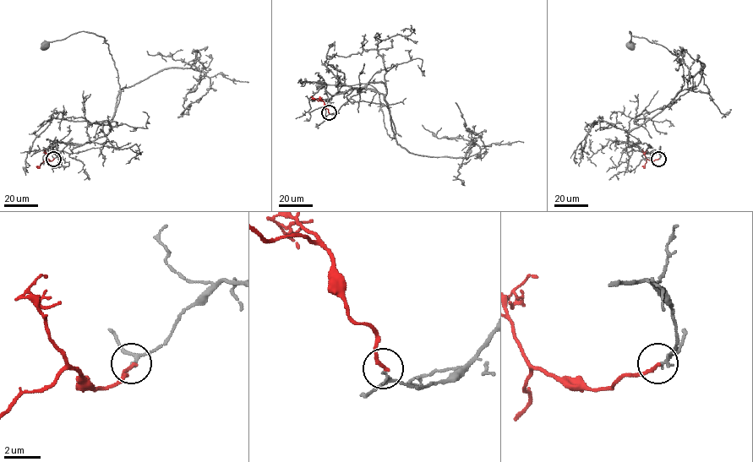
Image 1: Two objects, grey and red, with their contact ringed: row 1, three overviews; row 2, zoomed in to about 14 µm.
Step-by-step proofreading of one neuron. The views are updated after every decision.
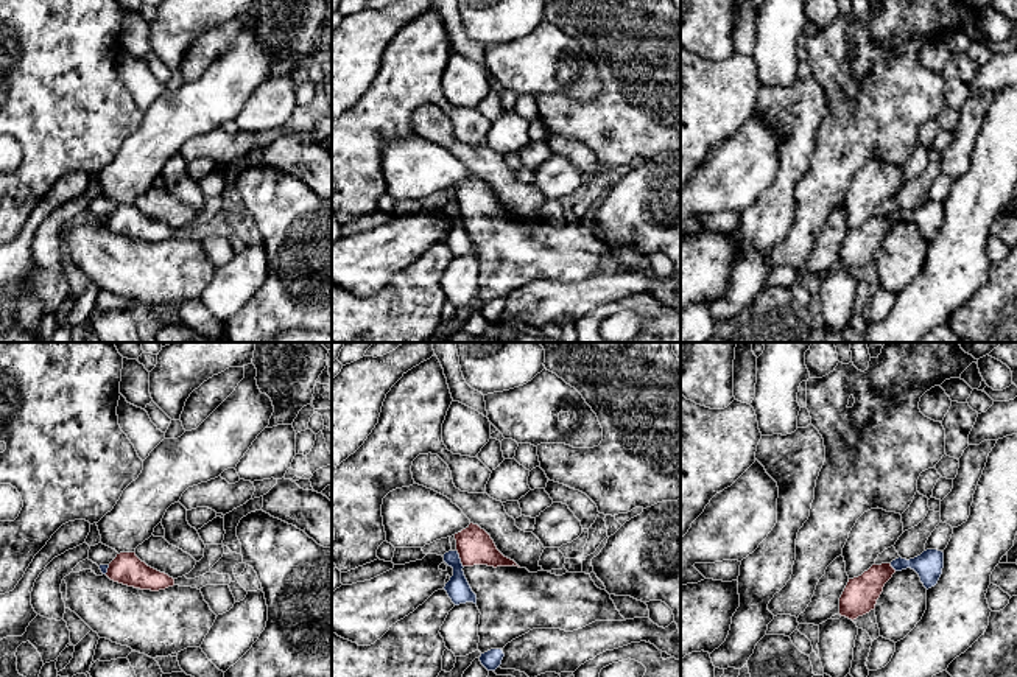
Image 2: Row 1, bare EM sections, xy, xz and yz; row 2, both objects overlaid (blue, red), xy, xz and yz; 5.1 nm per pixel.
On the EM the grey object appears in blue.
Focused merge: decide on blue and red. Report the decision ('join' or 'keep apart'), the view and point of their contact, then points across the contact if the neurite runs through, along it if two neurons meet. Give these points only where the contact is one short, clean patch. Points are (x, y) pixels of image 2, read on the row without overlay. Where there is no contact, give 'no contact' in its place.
keep apart; meets blue in xz at (460, 210); border along xz (457, 201), (463, 218)

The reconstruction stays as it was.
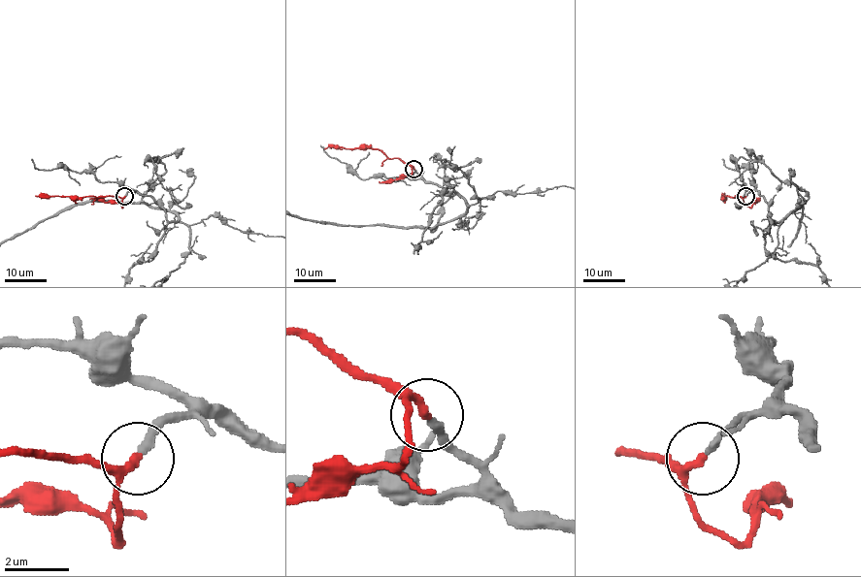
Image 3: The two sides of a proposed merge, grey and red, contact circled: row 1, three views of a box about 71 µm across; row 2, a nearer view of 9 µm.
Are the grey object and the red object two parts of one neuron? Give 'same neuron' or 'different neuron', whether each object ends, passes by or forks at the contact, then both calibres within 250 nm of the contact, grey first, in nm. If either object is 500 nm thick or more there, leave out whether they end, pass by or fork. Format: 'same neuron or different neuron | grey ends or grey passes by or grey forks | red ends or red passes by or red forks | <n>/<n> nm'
same neuron | grey ends | red passes by | 240/200 nm

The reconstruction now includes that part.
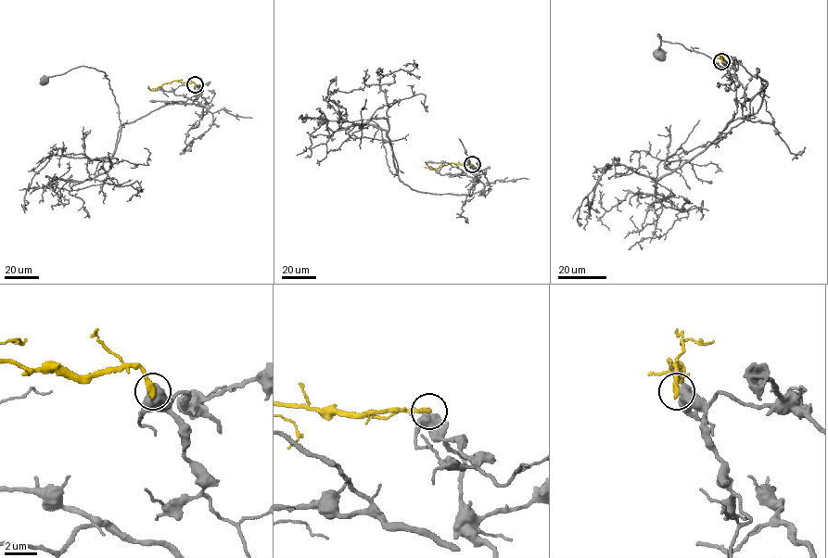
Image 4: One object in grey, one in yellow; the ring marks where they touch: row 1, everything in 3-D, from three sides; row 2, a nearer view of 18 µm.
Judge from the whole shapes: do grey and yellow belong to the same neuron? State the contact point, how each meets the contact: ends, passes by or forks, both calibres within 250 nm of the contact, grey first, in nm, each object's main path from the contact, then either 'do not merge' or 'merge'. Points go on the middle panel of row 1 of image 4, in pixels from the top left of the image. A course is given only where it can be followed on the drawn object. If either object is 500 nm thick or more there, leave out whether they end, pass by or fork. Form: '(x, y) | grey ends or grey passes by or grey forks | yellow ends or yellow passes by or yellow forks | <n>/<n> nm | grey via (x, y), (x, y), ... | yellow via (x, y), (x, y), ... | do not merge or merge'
(472, 164) | 650/380 nm | grey via (472, 164), (479, 181), (470, 196), (417, 192), (390, 171), (375, 123), (321, 120) | yellow via (472, 164), (450, 163), (435, 169), (424, 167) | do not merge

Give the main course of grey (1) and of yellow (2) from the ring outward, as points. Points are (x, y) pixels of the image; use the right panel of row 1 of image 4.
1: (722, 60), (740, 63), (768, 84), (752, 115), (733, 120), (732, 75), (711, 58), (657, 34), (657, 55)
2: (721, 60), (719, 55), (728, 66), (725, 65)

